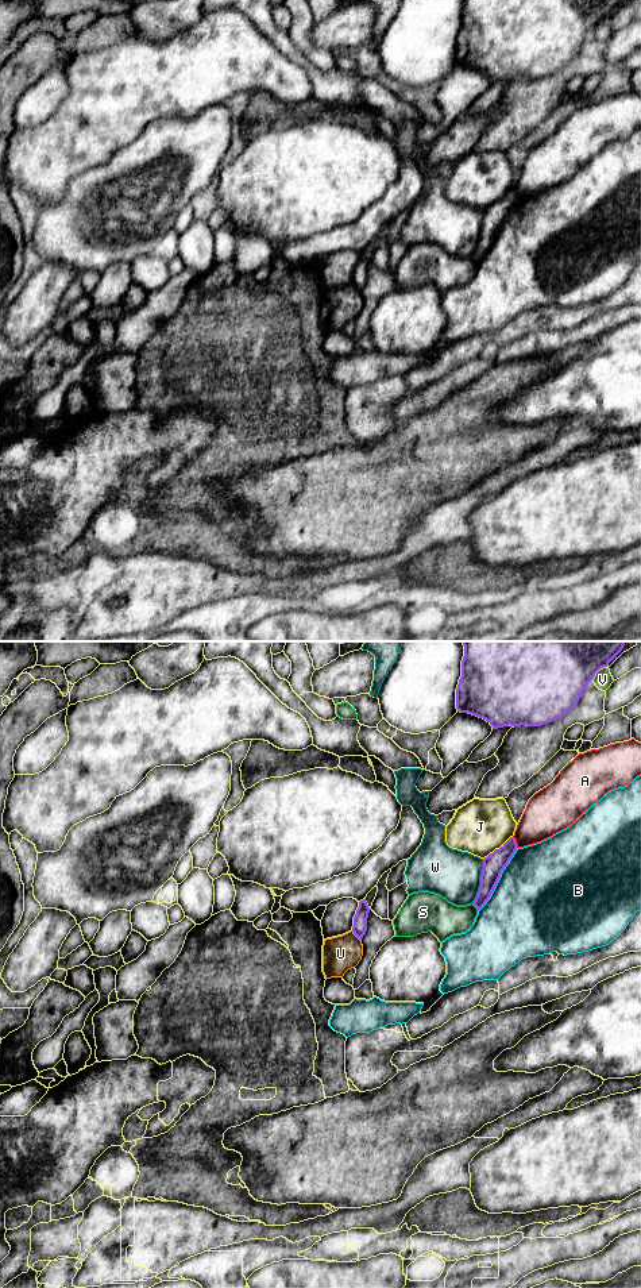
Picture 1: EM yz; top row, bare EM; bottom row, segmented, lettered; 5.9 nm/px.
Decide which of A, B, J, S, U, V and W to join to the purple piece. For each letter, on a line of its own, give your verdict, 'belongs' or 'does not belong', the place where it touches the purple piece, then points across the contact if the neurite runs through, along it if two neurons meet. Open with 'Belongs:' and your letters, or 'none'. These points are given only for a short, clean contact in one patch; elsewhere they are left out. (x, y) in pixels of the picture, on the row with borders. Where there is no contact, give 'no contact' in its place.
Belongs: none
A: does not belong; contact yz (514, 841)
B: does not belong; contact yz (498, 879)
J: does not belong; contact yz (497, 849)
S: does not belong; contact yz (475, 906)
U: does not belong; contact yz (356, 936); border yz (351, 930), (360, 940)
V: does not belong; contact yz (598, 670)
W: does not belong; contact yz (481, 880)

